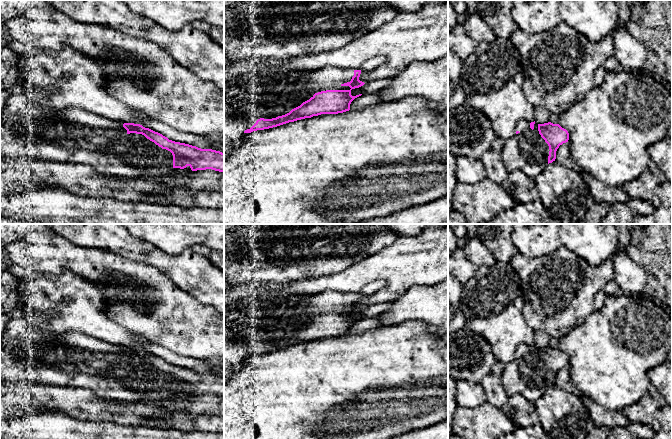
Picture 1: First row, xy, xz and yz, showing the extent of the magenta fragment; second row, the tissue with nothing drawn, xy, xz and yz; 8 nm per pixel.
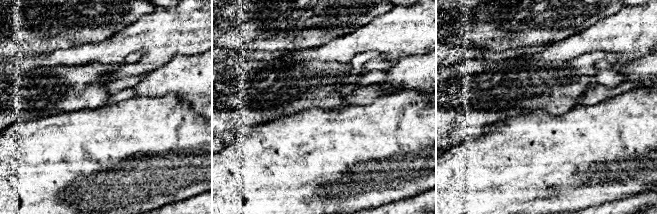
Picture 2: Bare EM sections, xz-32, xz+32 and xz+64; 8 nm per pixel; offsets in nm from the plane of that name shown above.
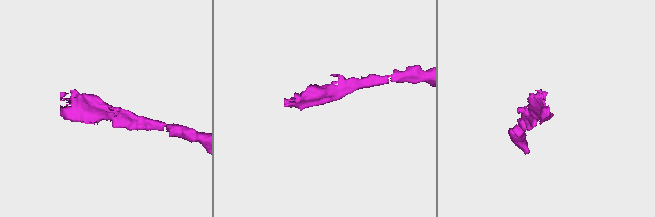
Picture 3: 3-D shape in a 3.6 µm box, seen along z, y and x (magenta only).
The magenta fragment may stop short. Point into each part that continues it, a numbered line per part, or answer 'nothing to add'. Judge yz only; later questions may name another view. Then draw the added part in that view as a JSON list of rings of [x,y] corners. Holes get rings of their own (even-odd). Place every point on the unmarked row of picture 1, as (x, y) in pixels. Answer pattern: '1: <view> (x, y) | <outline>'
1: yz (527, 375) | [[[521,344],[516,350],[516,355],[519,357],[507,363],[501,374],[506,392],[509,396],[520,394],[534,404],[548,389],[549,370],[539,358],[537,347],[534,348],[534,353],[532,354],[530,346]]]

